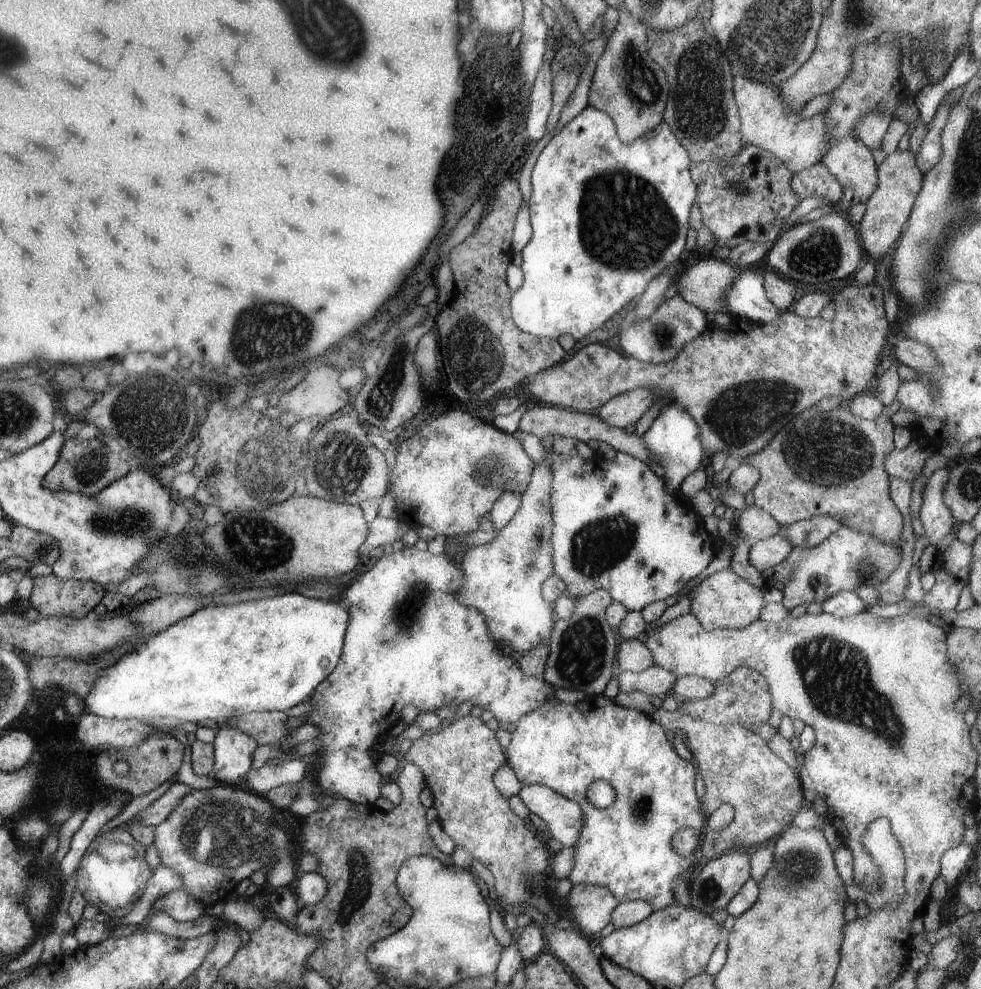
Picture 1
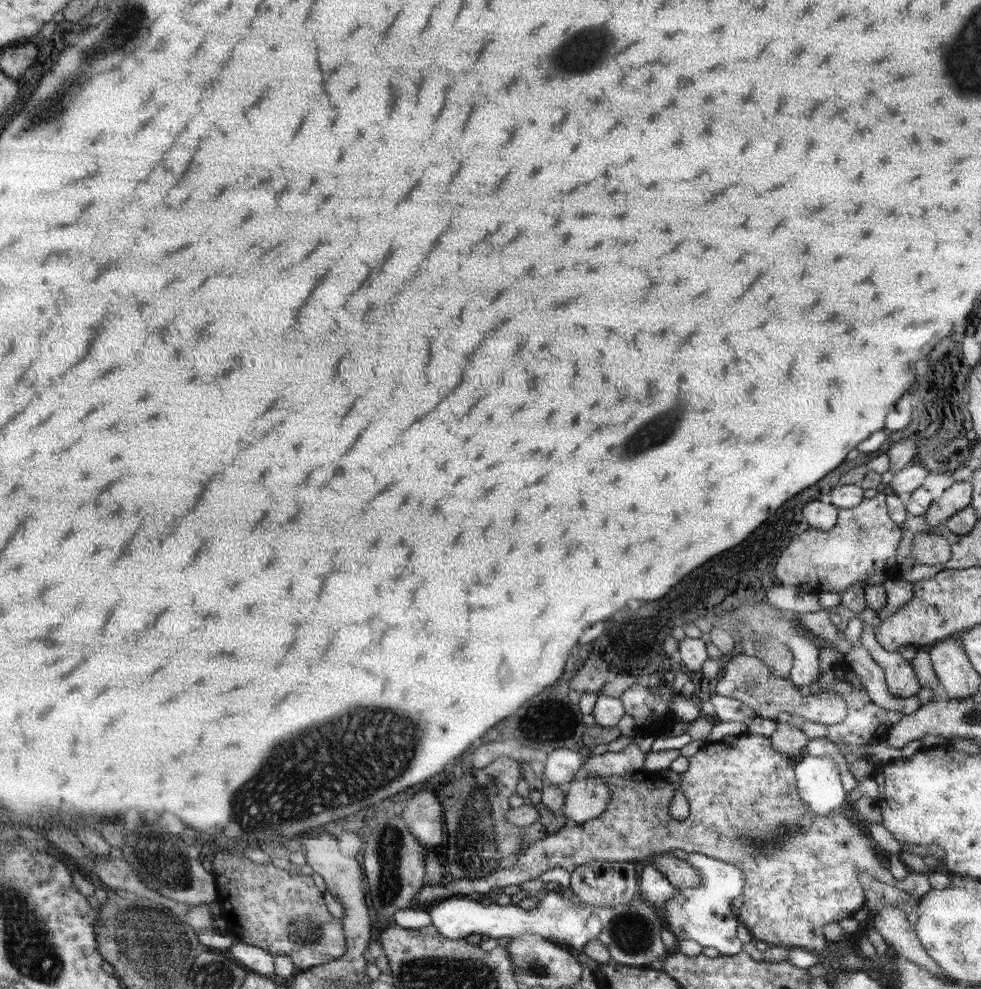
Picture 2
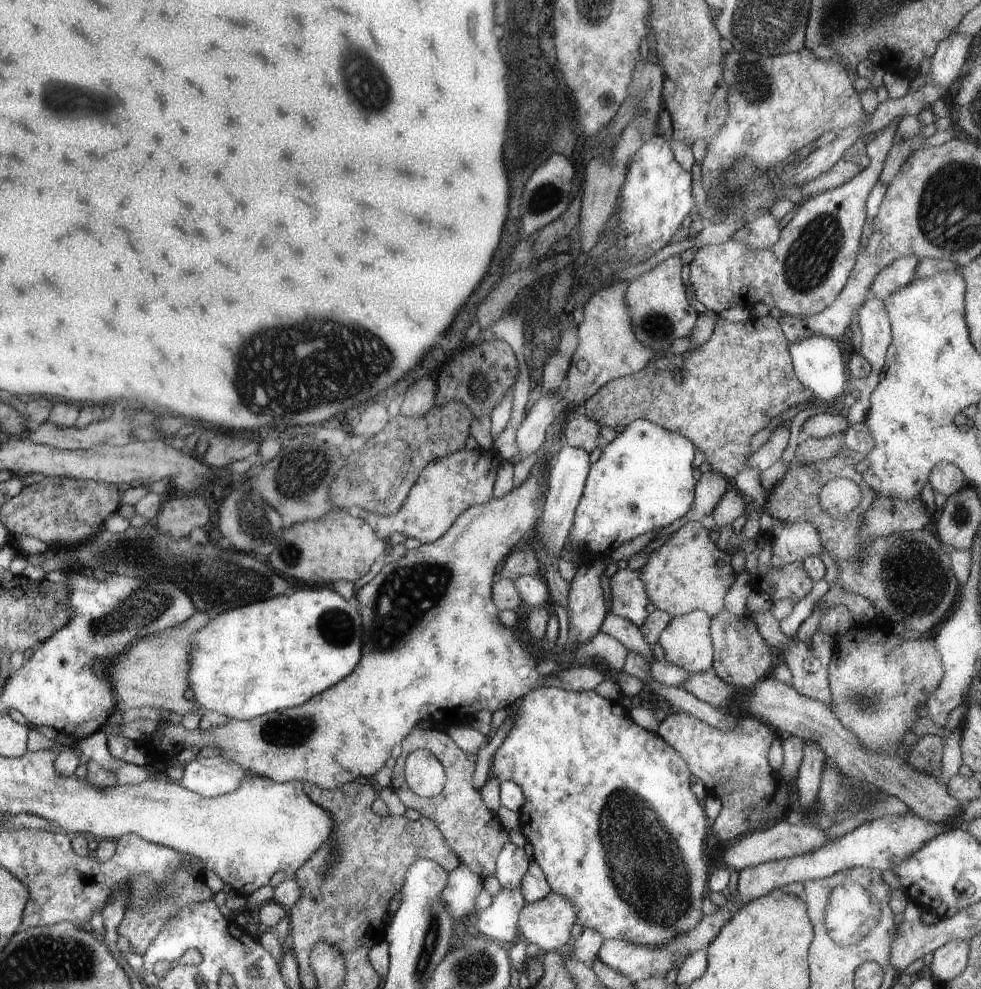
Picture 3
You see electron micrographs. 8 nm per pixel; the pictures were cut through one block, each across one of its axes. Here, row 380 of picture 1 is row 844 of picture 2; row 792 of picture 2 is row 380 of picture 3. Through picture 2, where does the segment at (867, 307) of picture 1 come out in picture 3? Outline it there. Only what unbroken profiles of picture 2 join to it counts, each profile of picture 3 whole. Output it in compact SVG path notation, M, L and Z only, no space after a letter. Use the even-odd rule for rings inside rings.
M751 316L745 322L729 322L719 318L713 332L707 338L703 336L701 346L693 352L687 350L677 356L651 360L631 376L609 380L581 406L581 412L587 418L595 420L599 426L617 428L627 426L633 420L649 420L651 424L657 424L667 432L675 432L687 438L695 446L695 450L699 450L705 456L705 462L711 466L713 472L731 482L733 476L739 474L747 464L751 436L763 430L771 422L771 418L779 416L781 412L793 406L807 406L807 402L813 402L813 396L795 378L789 342L783 336L779 322L771 316ZM675 372L681 374L679 382L675 382Z

